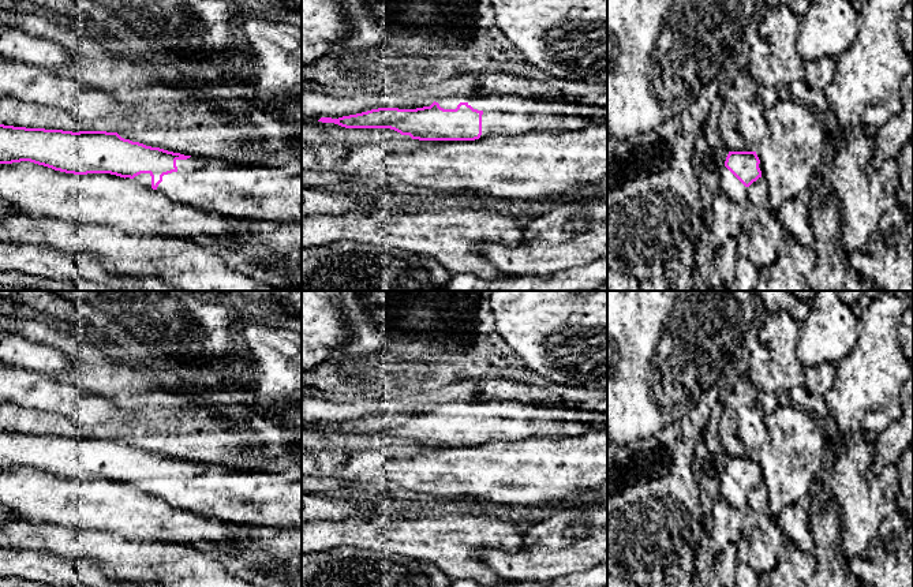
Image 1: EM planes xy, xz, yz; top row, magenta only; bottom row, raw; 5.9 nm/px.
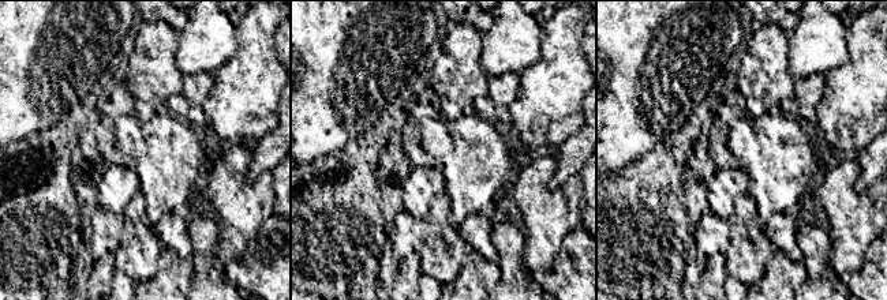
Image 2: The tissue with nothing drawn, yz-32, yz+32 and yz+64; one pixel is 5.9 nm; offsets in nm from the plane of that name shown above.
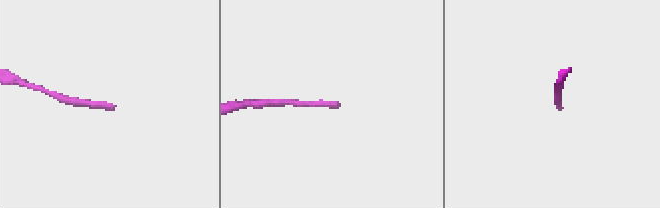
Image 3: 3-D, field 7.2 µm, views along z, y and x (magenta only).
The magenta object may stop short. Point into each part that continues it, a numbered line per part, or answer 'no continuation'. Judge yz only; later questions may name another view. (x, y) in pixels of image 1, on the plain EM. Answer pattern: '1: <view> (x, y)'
1: yz (730, 492)

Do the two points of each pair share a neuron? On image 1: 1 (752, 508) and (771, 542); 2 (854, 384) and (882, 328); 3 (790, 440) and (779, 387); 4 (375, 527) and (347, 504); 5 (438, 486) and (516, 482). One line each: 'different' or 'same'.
1: same
2: same
3: different
4: different
5: same

